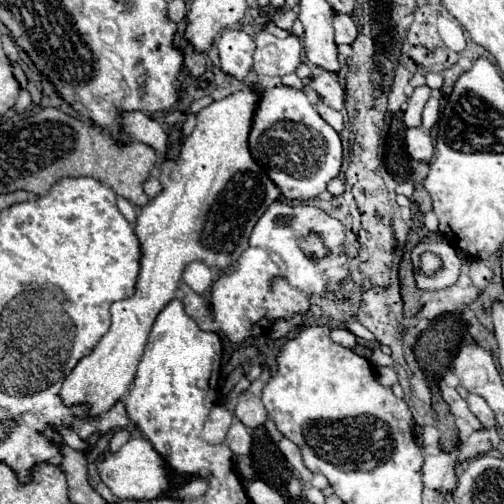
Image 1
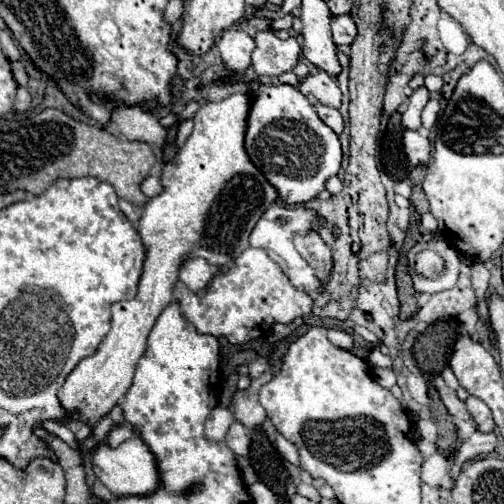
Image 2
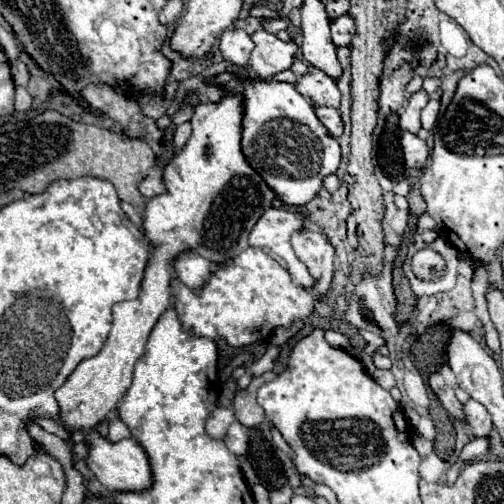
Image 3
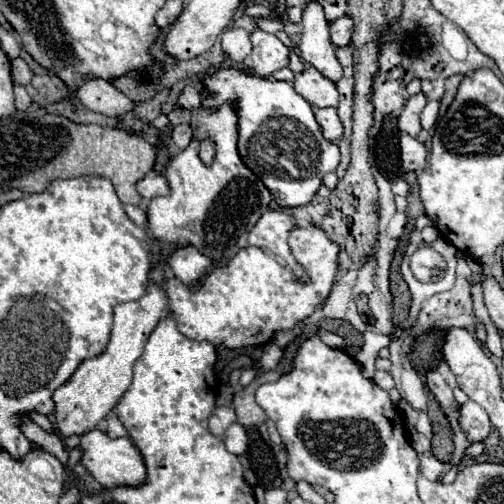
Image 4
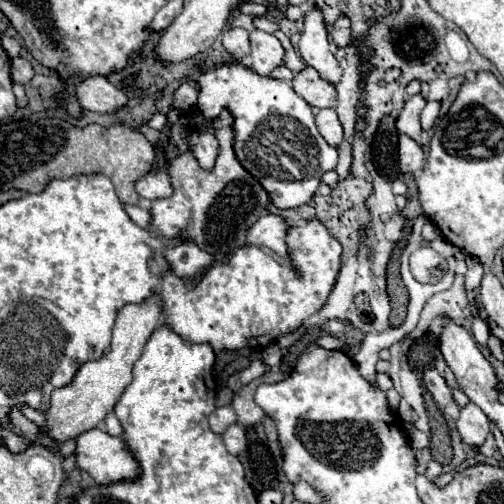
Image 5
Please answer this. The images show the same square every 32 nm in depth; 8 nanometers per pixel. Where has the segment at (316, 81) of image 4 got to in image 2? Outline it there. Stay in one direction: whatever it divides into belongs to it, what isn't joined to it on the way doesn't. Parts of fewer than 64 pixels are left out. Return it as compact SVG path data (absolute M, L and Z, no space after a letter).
M312 70L312 74L300 82L298 90L302 94L306 94L306 96L314 94L324 106L340 108L342 92L340 92L340 88L336 84L336 76L324 72L324 70Z

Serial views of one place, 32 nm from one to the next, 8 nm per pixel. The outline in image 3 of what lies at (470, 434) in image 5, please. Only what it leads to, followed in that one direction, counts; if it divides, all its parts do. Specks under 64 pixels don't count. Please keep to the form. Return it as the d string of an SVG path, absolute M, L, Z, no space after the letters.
M468 400L464 404L464 412L466 412L466 422L472 426L474 436L488 436L492 432L492 418L488 414L488 410L476 402L476 400Z

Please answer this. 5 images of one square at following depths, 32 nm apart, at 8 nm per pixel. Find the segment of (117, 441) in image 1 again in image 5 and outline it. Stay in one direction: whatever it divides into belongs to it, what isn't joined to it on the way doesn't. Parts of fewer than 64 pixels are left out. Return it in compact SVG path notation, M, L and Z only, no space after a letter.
M110 412L104 420L104 430L110 434L110 436L120 436L122 434L122 424L118 422L118 418Z

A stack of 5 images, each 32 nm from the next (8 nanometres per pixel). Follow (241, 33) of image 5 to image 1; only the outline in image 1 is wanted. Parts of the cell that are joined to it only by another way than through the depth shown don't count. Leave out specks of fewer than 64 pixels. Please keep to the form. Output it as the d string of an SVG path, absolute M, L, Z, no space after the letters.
M228 28L218 40L220 70L236 80L242 80L252 70L252 54L256 50L254 40L240 28Z

